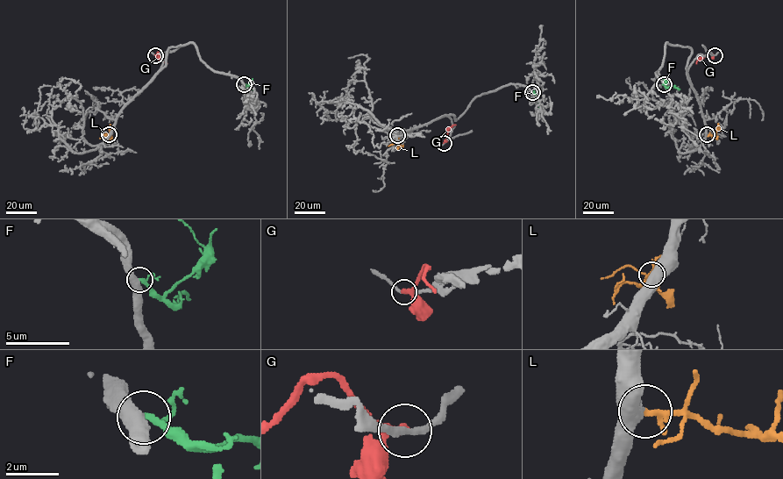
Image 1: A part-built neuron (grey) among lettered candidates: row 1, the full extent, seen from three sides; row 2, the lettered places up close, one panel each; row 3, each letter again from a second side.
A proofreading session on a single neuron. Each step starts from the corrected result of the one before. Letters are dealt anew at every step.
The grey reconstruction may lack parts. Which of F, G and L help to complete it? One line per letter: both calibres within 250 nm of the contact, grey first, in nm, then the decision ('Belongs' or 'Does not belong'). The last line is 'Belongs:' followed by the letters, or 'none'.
F: Thickness 500 nm (grey) against 190 nm. Does not belong
G: Thickness 240 nm (grey) against 200 nm. Does not belong
L: Thickness 480 nm (grey) against 170 nm. Belongs
Belongs: L

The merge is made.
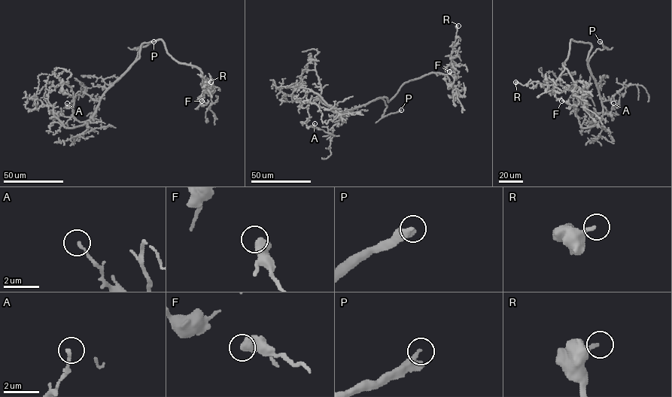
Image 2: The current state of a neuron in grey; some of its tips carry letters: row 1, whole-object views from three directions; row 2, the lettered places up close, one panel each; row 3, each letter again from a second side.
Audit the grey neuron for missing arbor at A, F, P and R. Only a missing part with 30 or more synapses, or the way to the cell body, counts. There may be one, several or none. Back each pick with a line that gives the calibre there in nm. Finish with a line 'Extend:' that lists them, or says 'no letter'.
P: 280 nm thick
Extend: P

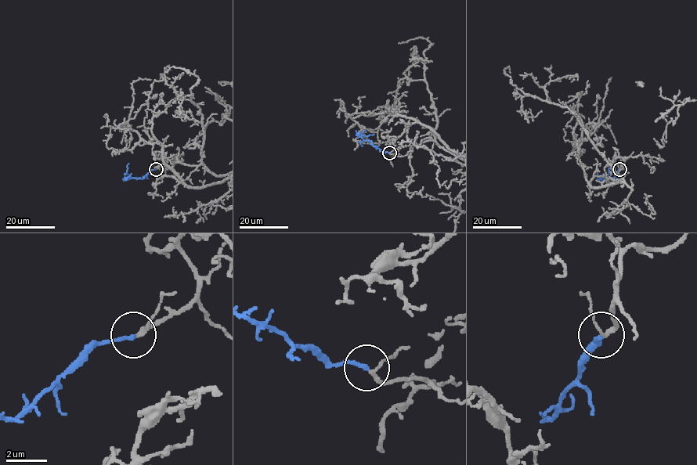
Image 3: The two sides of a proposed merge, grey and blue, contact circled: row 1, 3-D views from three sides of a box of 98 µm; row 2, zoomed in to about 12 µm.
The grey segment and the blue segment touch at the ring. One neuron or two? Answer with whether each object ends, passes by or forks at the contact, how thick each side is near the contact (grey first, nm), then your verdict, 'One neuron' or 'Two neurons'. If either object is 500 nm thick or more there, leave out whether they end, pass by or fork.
At the ring grey passes by. At the ring blue ends. Thickness 160 nm (grey) against 190 nm. One neuron

